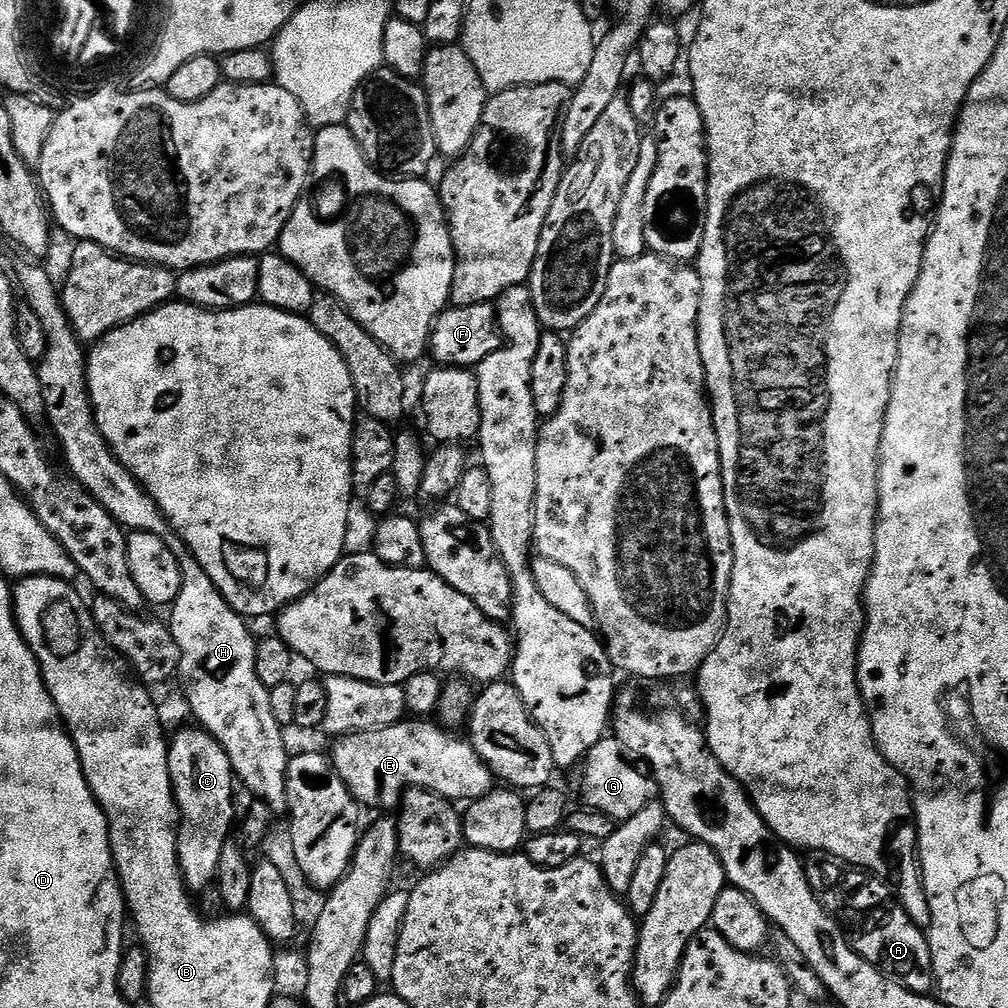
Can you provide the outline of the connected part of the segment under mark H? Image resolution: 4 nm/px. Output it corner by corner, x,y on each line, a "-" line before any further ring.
24,263
28,264
17,270
15,279
23,303
38,314
38,322
42,322
42,331
46,334
46,354
36,364
36,373
42,385
42,402
46,402
44,418
60,443
60,452
64,455
63,467
120,523
121,528
129,533
158,534
162,542
170,546
170,554
174,554
182,570
182,588
178,590
178,598
170,605
169,612
172,613
166,617
166,623
174,642
178,642
178,685
184,691
184,700
196,719
193,721
210,733
222,750
226,750
232,775
239,783
240,780
244,783
246,791
253,792
251,795
274,814
287,813
286,780
290,751
284,745
285,729
278,718
274,718
274,710
270,706
270,690
262,686
258,670
254,670
257,637
252,637
249,621
230,607
226,598
222,598
218,586
210,582
210,574
202,570
198,558
194,558
186,542
182,542
180,535
172,531
152,495
140,485
134,474
130,474
130,470
126,470
126,466
122,466
122,462
118,462
102,438
88,393
86,348
66,318
57,281
55,284
51,274
36,265
39,263

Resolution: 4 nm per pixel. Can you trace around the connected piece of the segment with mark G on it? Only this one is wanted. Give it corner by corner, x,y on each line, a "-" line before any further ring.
601,738
582,761
584,773
580,776
580,796
584,799
583,807
600,812
615,822
626,821
638,814
638,810
642,810
654,799
658,789
655,779
643,767
640,769
635,766
640,767
629,759
617,740

